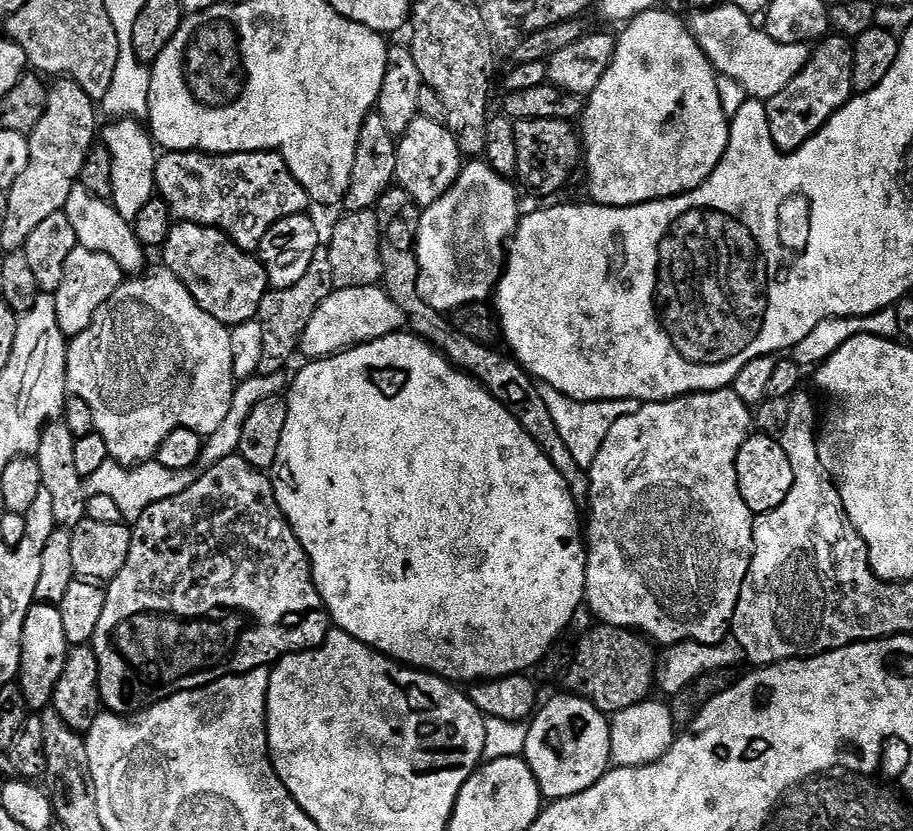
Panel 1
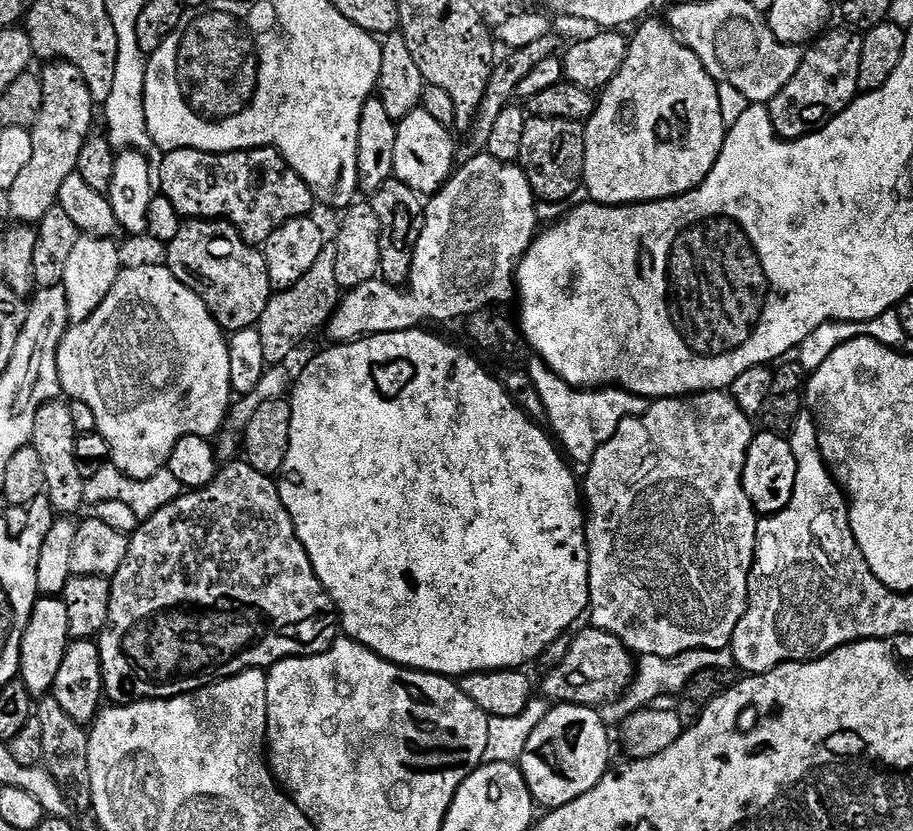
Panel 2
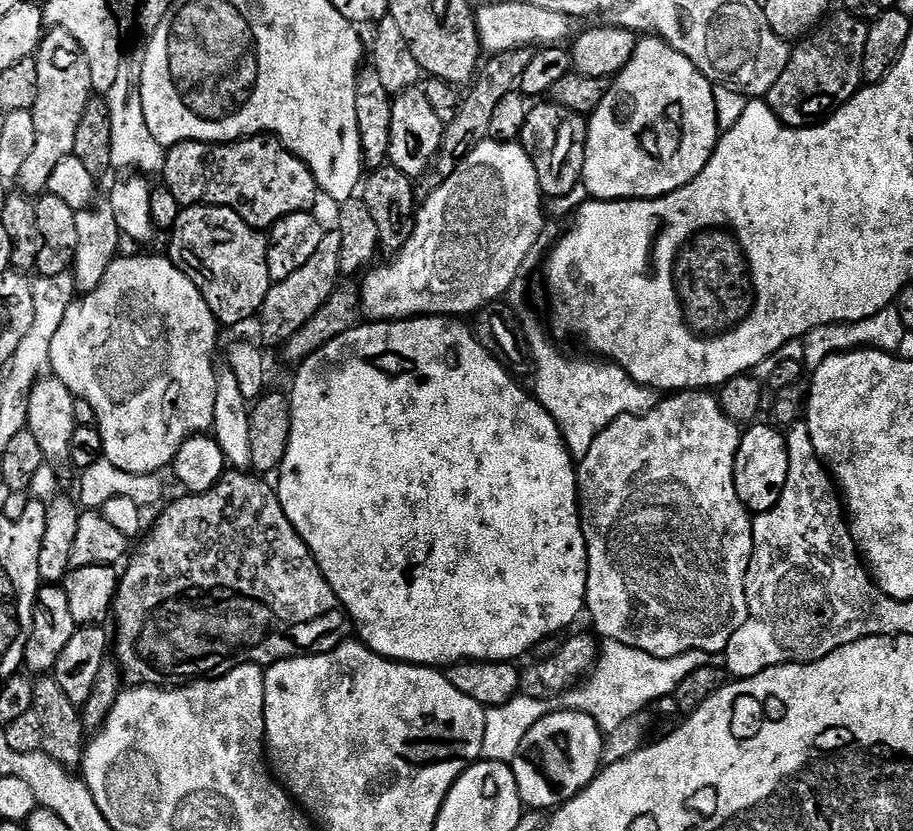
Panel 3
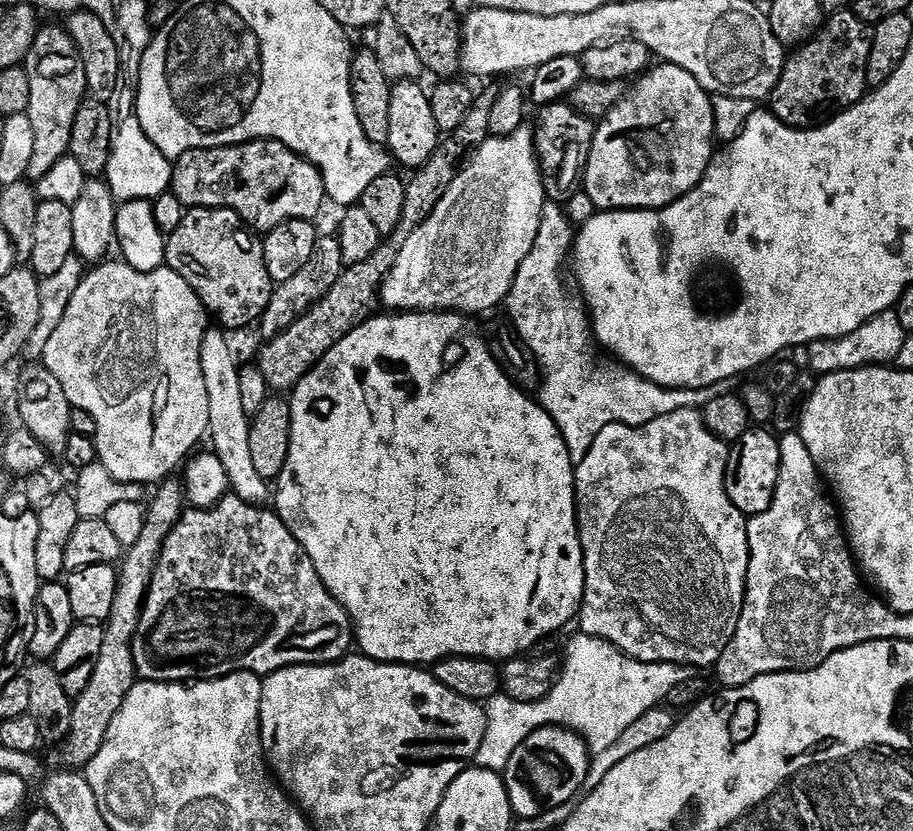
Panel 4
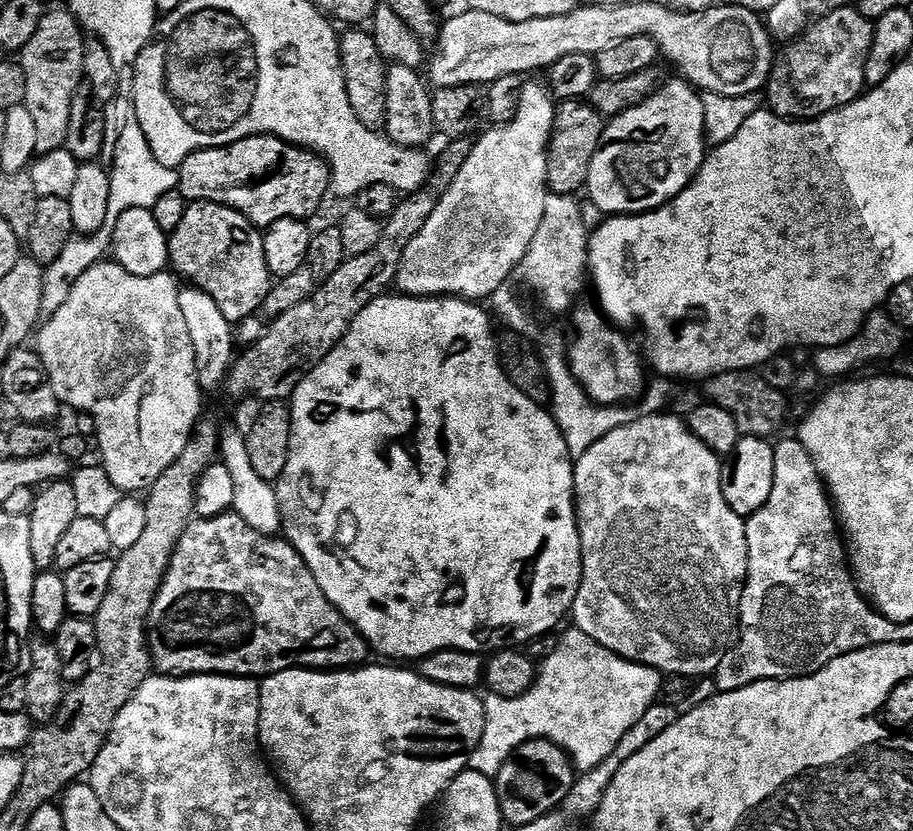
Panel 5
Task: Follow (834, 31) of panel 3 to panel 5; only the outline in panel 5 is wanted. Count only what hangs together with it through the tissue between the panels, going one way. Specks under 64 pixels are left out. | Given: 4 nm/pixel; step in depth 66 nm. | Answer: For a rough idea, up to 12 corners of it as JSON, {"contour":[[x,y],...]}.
{"contour":[[819,17],[775,57],[767,107],[793,122],[859,100],[873,21]]}

